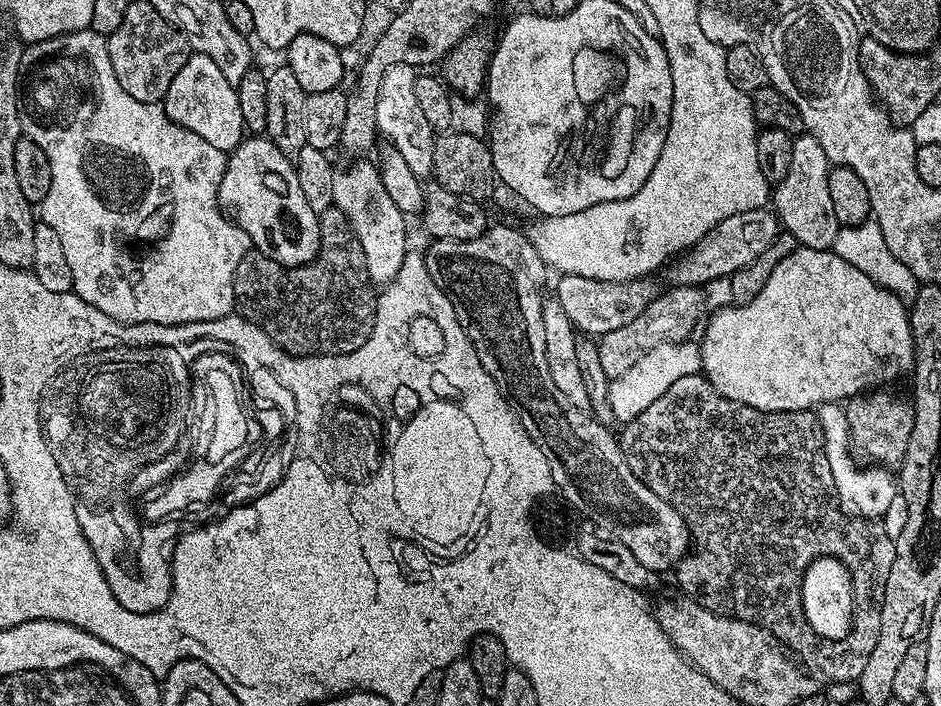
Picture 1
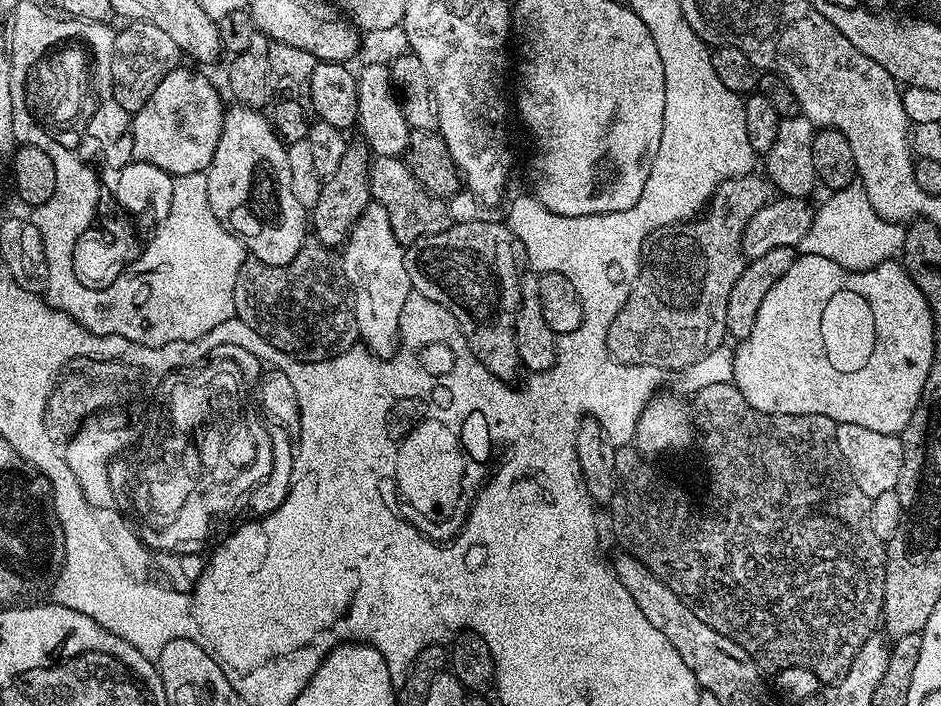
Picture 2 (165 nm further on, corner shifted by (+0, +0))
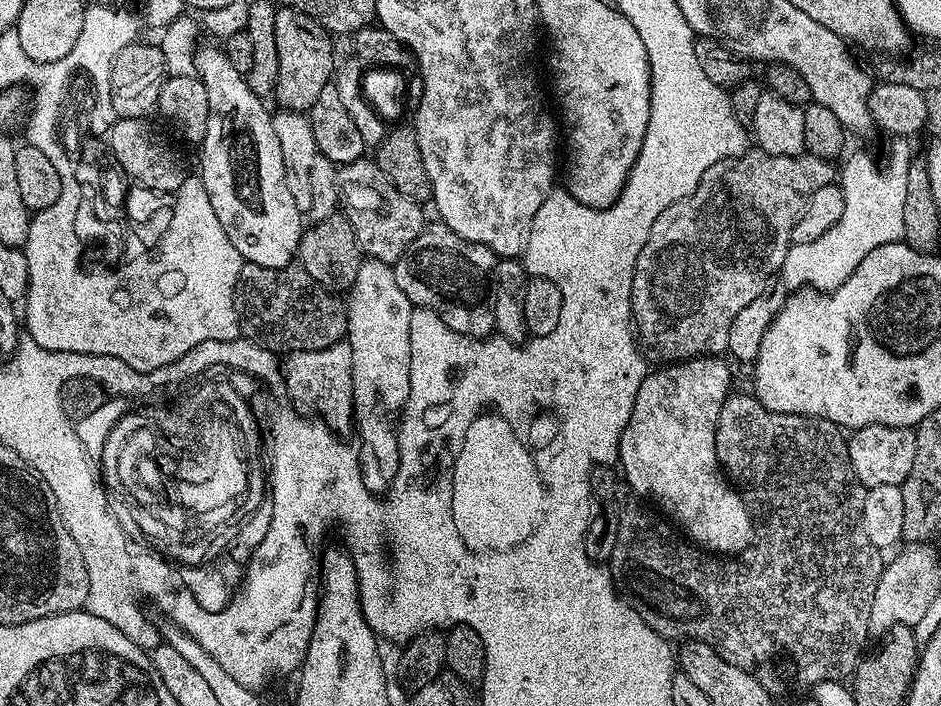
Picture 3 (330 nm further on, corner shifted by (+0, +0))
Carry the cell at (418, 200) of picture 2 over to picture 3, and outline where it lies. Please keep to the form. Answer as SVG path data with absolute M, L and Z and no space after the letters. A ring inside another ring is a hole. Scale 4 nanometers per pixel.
M361 158L343 165L336 177L340 191L339 207L354 230L354 238L361 253L373 260L395 265L396 259L426 227L424 212L420 209L423 207L398 191L390 178L386 178L386 174L378 167L375 159Z

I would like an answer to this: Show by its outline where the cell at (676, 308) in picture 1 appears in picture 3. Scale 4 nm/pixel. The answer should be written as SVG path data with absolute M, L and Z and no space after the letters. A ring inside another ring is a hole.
M749 150L740 156L732 156L722 162L714 162L706 174L698 182L698 186L686 198L674 202L650 226L650 234L638 254L638 262L634 266L634 278L632 279L632 323L636 339L647 359L660 360L661 365L674 364L681 360L695 360L697 356L716 356L717 354L727 353L728 343L730 342L730 326L734 323L734 318L745 306L750 306L754 298L758 298L760 293L765 291L764 268L769 268L772 274L779 273L784 264L784 259L788 249L792 244L792 227L800 221L814 190L822 186L833 183L837 179L838 172L834 167L833 161L823 160L817 156L801 154L799 156L771 156L759 150Z

